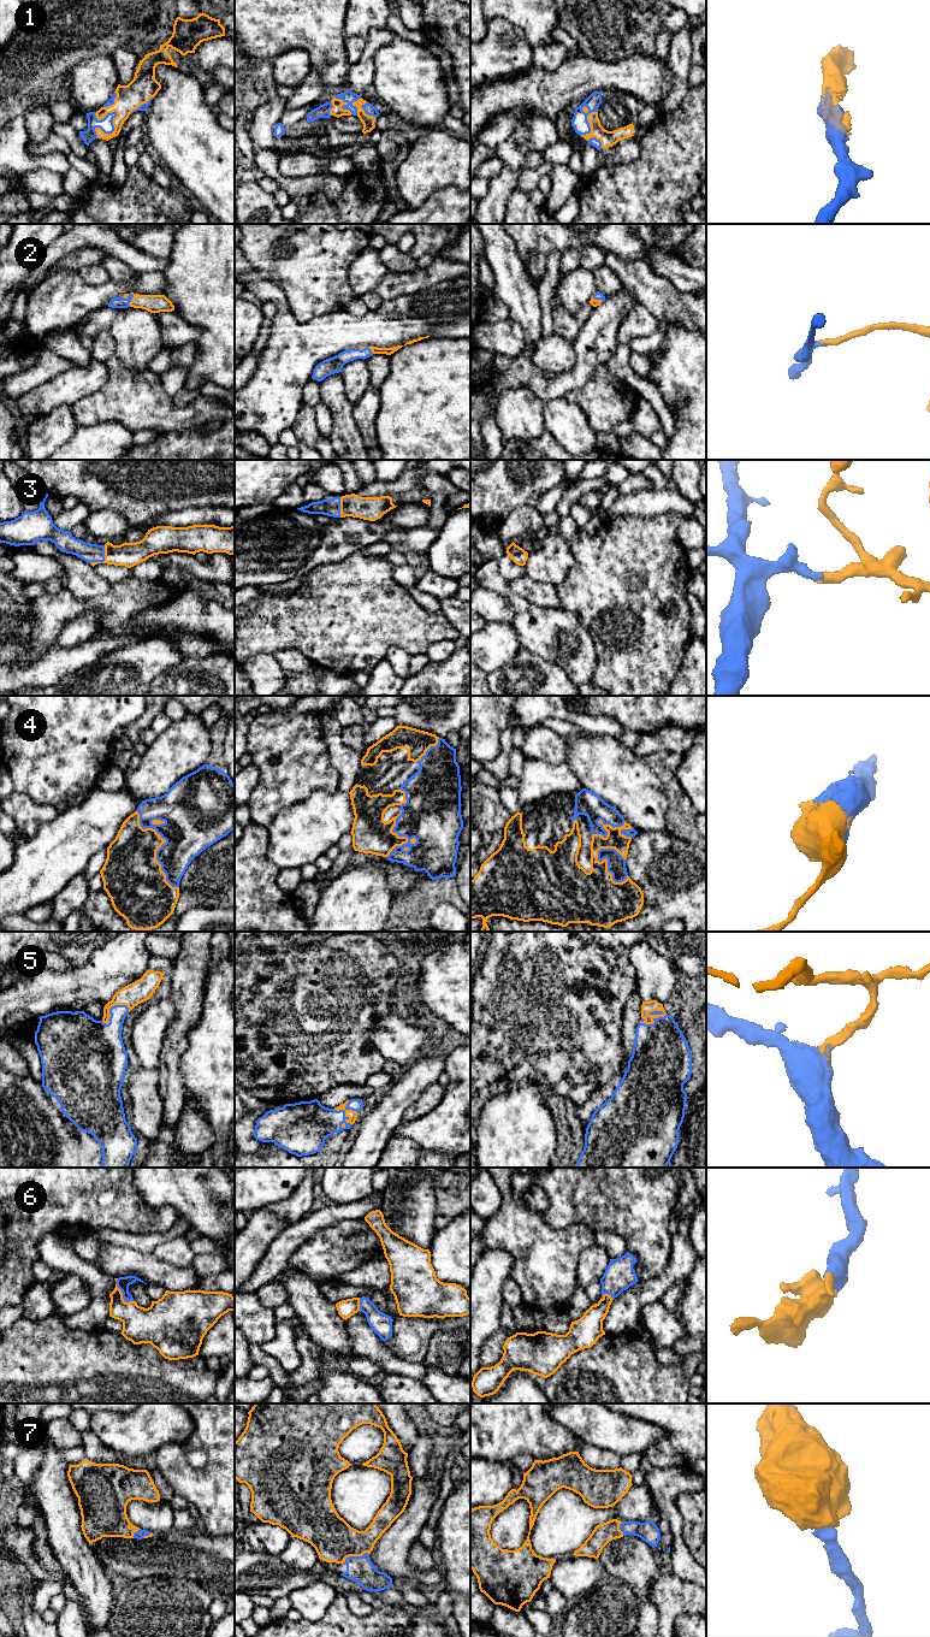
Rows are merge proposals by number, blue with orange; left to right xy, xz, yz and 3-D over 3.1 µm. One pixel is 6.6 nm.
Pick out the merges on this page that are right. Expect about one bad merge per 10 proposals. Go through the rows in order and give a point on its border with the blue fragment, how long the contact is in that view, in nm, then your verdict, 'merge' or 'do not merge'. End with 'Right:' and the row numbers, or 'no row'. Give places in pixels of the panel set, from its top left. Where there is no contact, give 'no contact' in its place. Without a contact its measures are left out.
1: contact xy (110, 133); length 220 nm; merge
2: contact xy (130, 300); length 100 nm; merge
3: contact xy (104, 560); length 160 nm; merge
4: contact xy (161, 846); length 600 nm; merge
5: contact yz (653, 1020); length 200 nm; merge
6: contact xy (123, 1296); length 180 nm; merge
7: contact xz (355, 1556); length 180 nm; merge
Right: 1, 2, 3, 4, 5, 6, 7

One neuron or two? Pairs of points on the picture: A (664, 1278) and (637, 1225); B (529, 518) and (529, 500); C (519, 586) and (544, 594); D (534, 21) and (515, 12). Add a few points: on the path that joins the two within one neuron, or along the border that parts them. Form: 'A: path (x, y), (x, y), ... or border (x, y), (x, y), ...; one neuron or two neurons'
A: border (673, 1246), (667, 1268), (650, 1280), (639, 1281); two neurons
B: border (534, 506), (517, 507), (504, 519); two neurons
C: path (525, 586), (538, 592); one neuron
D: path (529, 16), (526, 12), (520, 12); one neuron

